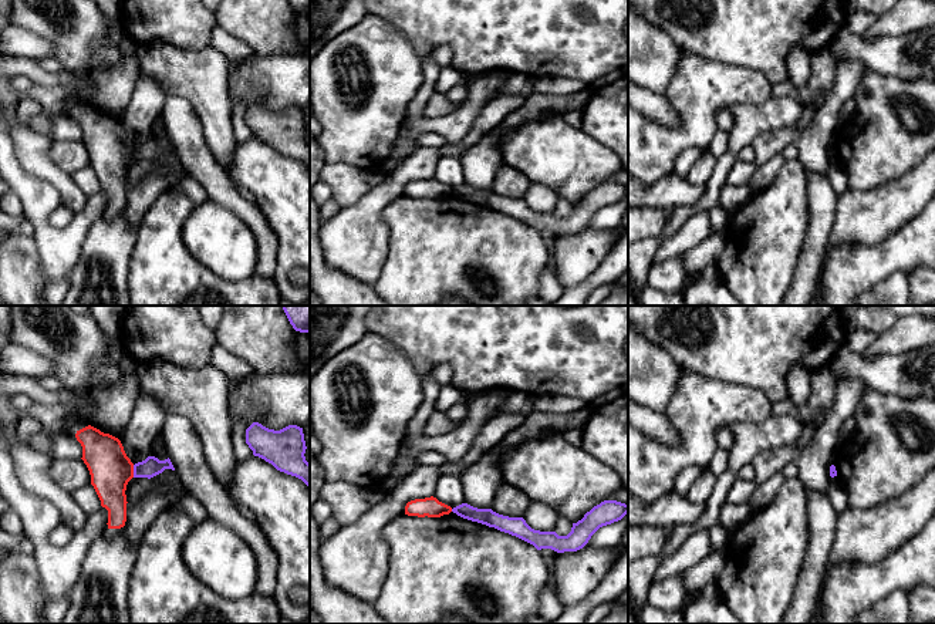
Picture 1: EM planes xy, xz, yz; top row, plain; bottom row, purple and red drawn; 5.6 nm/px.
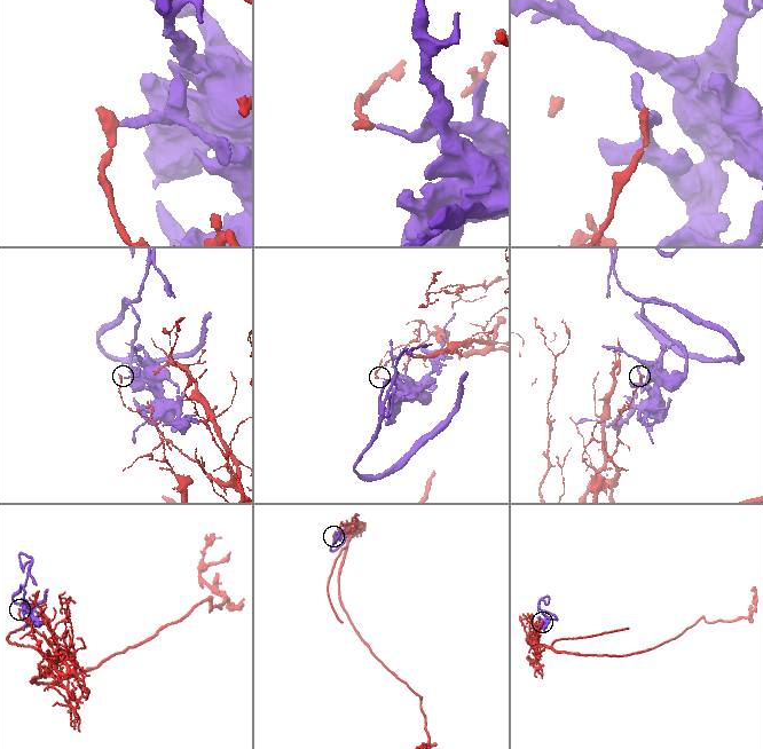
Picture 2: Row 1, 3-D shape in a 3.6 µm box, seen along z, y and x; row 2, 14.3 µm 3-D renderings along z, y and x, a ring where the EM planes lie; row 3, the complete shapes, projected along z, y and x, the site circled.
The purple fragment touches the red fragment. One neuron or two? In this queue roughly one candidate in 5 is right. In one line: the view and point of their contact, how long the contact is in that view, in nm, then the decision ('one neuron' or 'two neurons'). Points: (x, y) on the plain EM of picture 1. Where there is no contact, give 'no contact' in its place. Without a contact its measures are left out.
xy (134, 152) | 70 nm | two neurons

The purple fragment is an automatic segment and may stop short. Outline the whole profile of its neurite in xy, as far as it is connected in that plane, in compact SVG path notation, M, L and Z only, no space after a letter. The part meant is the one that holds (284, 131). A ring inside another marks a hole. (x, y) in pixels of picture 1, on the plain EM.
M253 104L246 111L246 125L254 138L271 145L277 152L301 161L310 171L310 145L306 142L303 109L288 107L280 112Z

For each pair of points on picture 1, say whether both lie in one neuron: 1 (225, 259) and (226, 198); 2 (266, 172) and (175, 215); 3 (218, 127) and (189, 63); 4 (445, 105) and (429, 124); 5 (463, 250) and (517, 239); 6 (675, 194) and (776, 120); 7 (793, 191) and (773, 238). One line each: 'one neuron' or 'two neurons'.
1: two neurons
2: two neurons
3: one neuron
4: two neurons
5: one neuron
6: two neurons
7: one neuron

